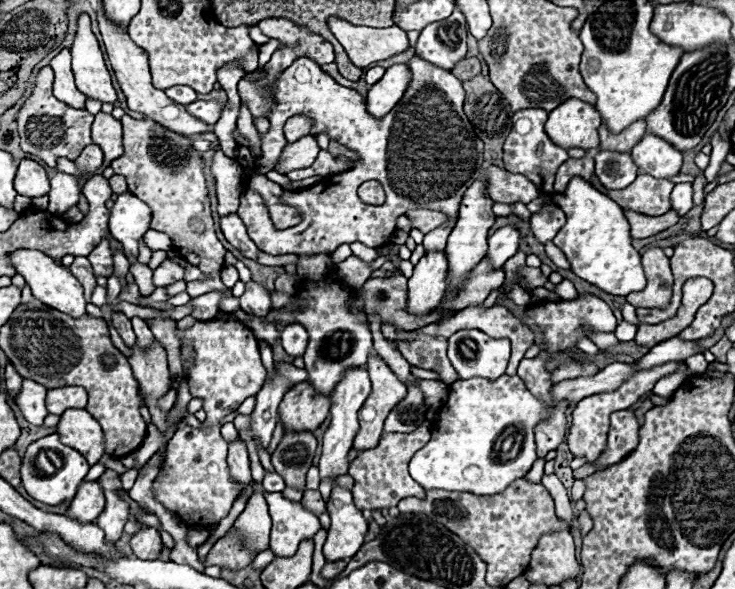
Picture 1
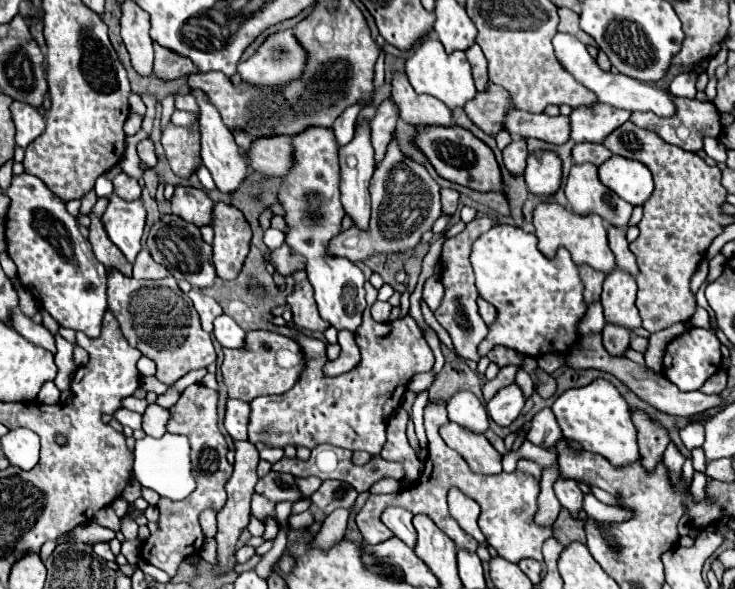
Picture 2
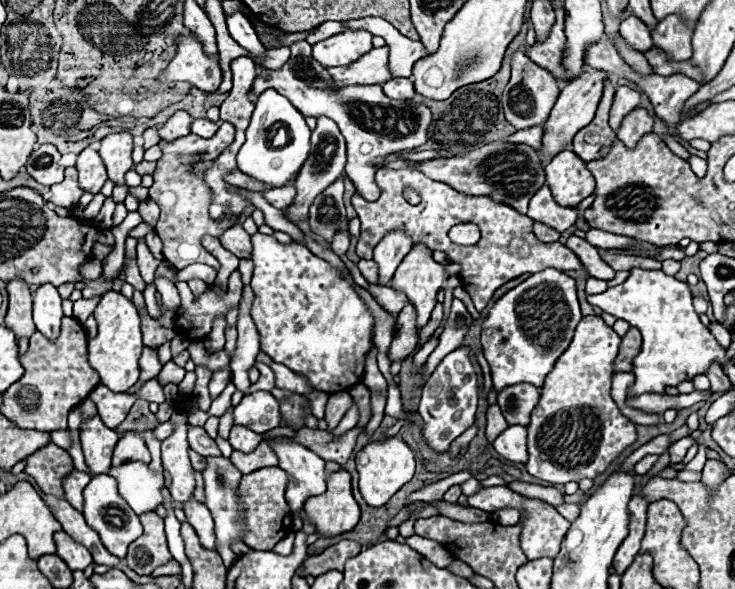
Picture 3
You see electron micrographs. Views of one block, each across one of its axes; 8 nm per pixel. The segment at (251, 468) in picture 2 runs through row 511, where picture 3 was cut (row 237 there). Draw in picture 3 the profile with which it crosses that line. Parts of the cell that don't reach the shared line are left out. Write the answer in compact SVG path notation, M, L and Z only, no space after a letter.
M242 224L232 226L230 230L226 230L220 236L220 242L226 250L230 250L234 256L238 258L250 258L252 252L252 242L250 242L250 234L242 228Z

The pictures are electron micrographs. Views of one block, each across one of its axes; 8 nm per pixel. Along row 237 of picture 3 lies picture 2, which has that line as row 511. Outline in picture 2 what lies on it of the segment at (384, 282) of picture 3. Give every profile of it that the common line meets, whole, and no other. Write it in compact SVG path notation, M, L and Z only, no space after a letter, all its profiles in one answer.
M388 508L382 514L382 522L406 546L410 546L410 548L416 546L416 528L412 526L412 514L408 510L404 510L404 508Z

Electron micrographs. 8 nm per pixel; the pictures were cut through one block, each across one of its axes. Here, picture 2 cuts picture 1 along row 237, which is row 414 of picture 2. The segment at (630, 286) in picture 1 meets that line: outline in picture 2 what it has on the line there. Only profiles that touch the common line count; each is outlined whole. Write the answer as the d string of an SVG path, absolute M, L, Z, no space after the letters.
M598 378L588 386L566 390L552 404L552 410L560 422L564 438L578 442L588 452L596 452L608 458L614 466L630 464L640 456L636 442L636 428L630 420L630 406L614 388L614 384L610 384L608 380Z

